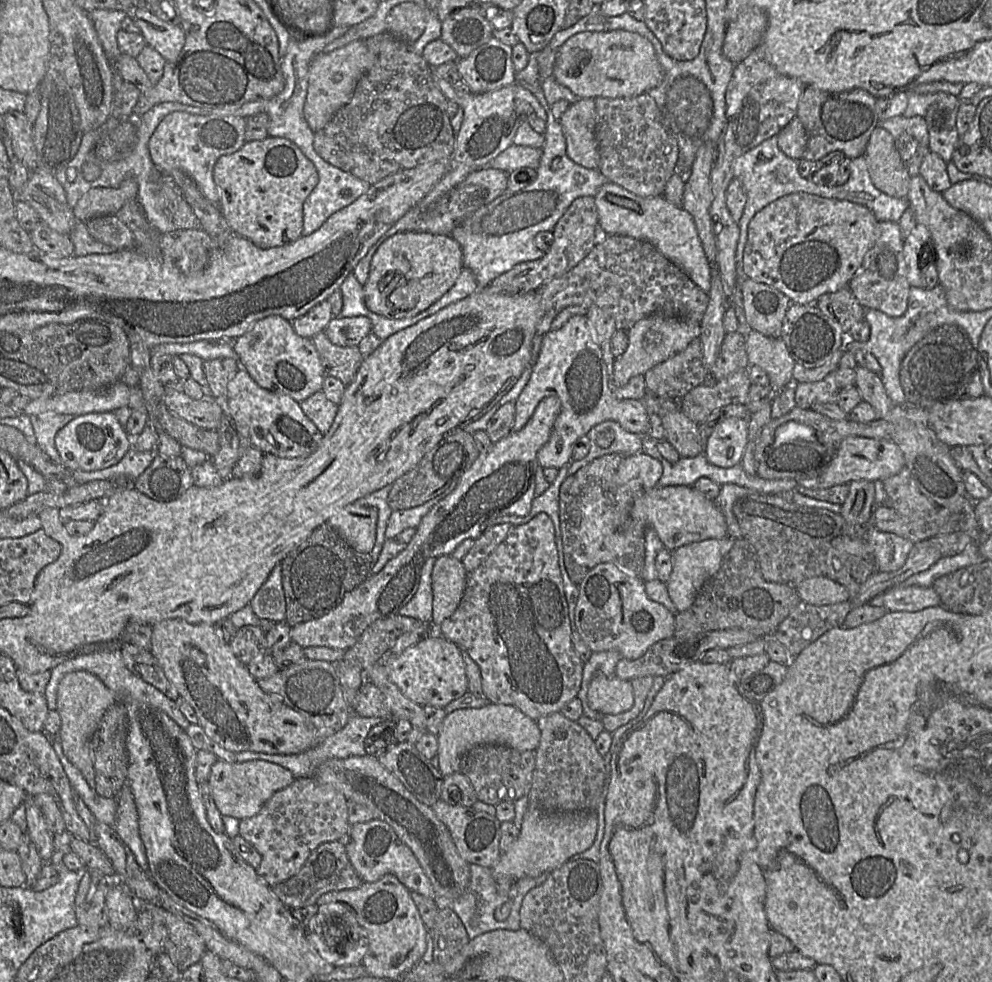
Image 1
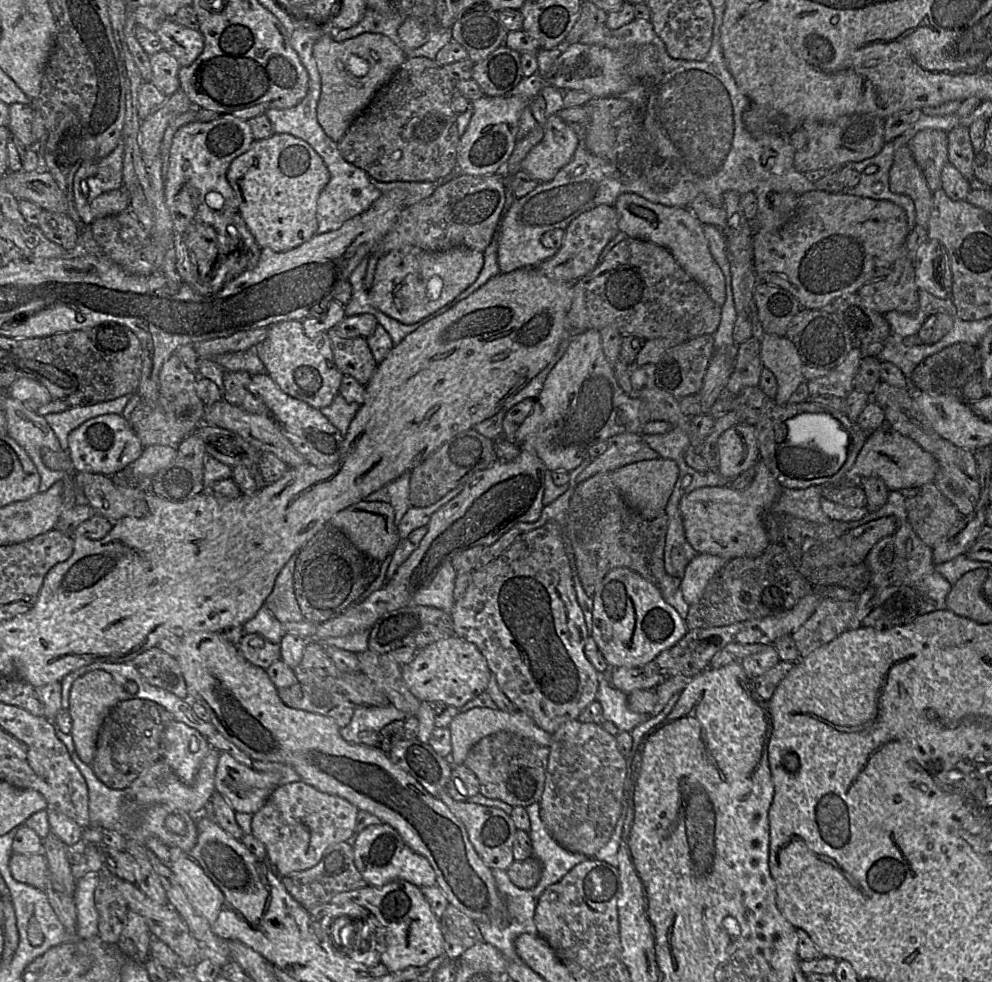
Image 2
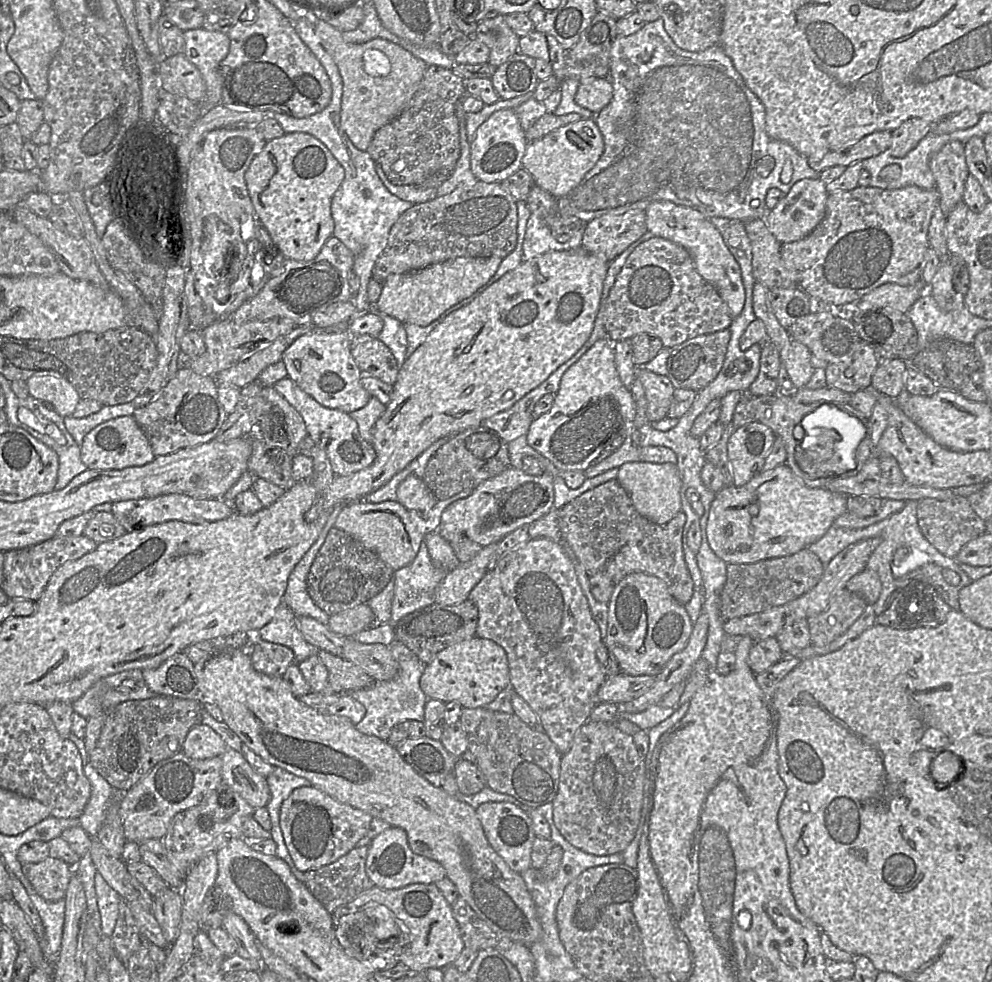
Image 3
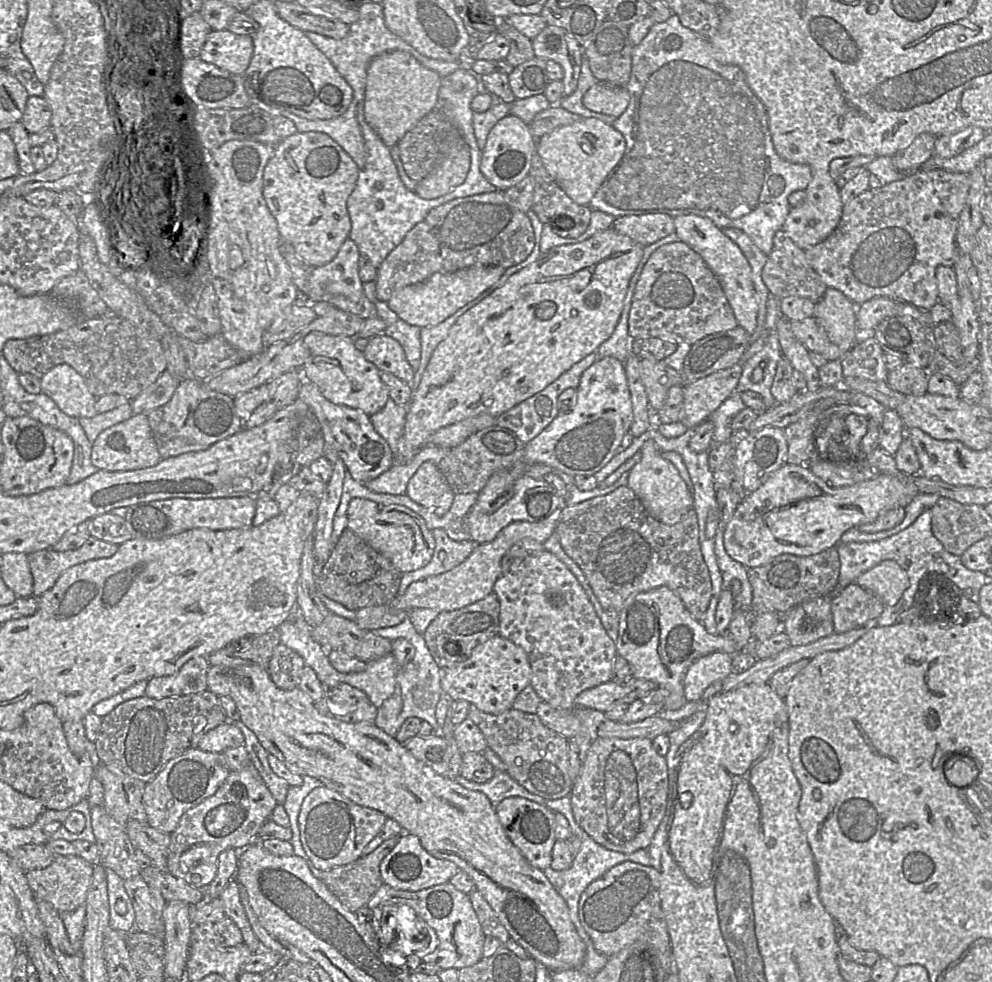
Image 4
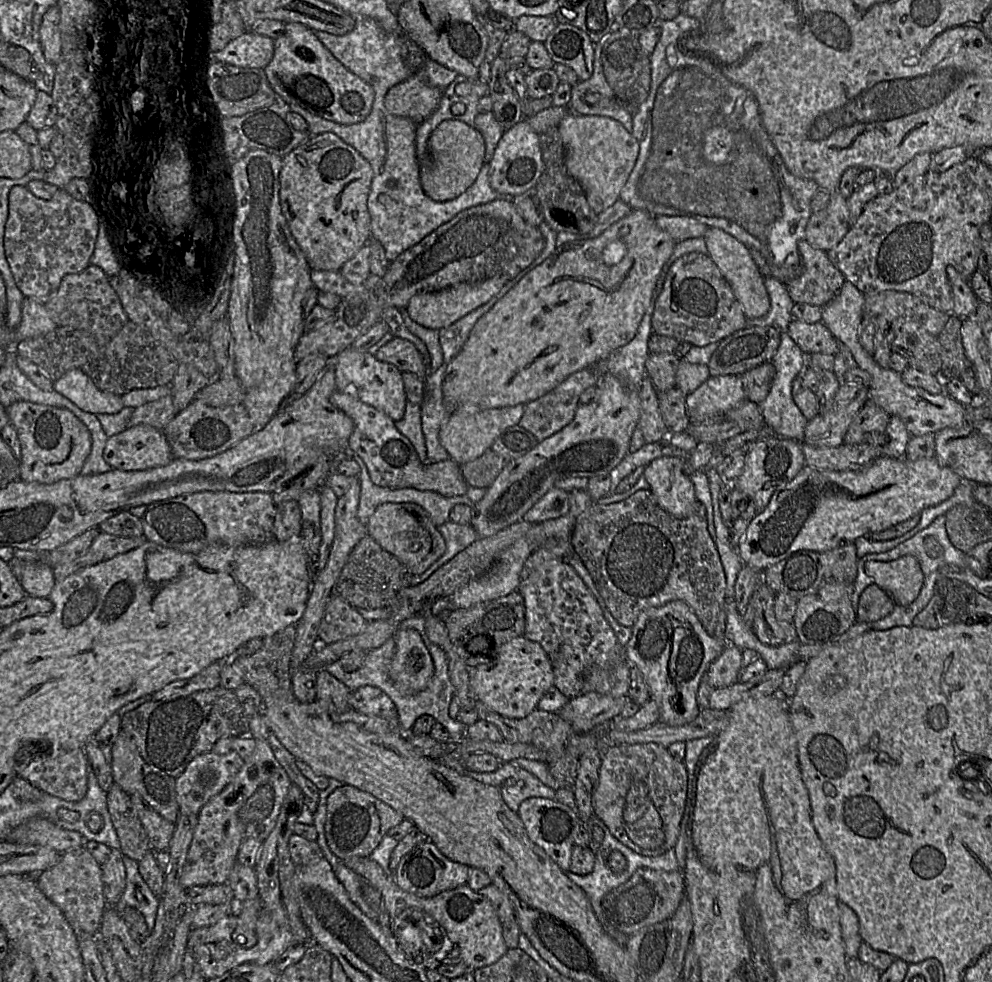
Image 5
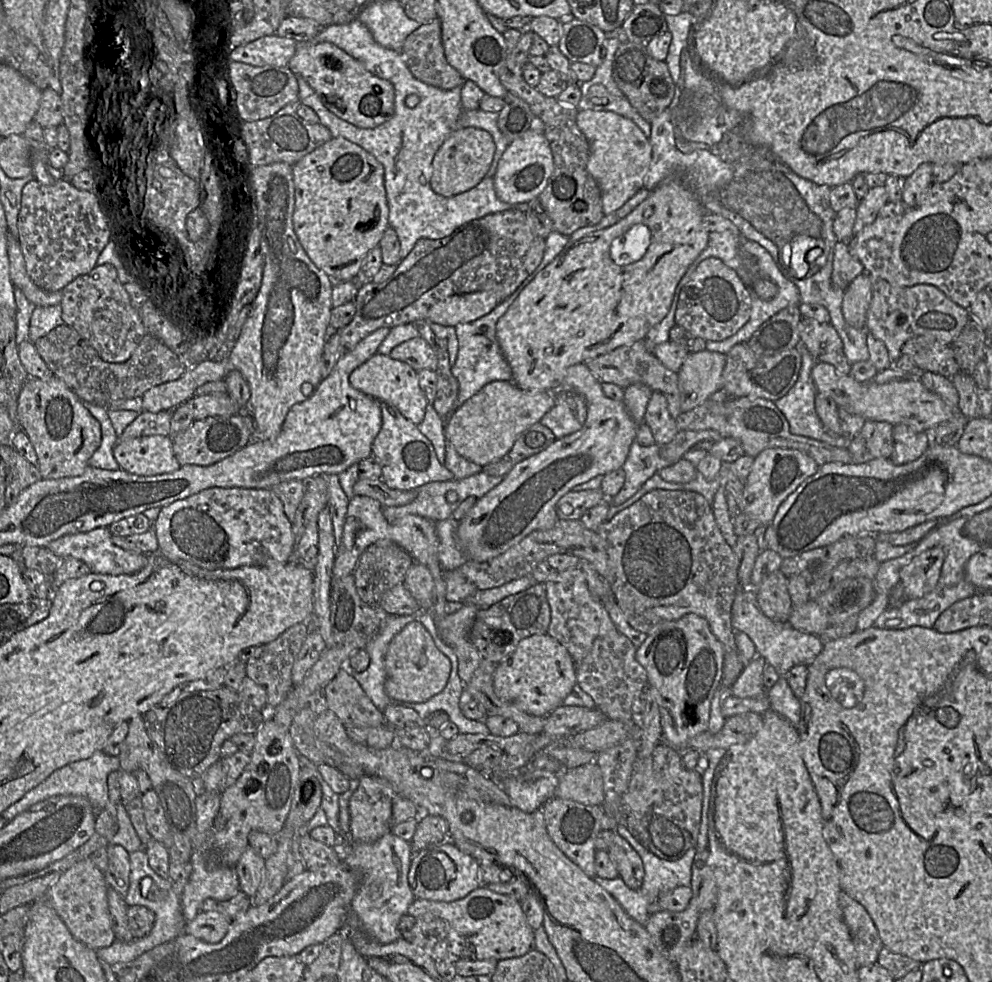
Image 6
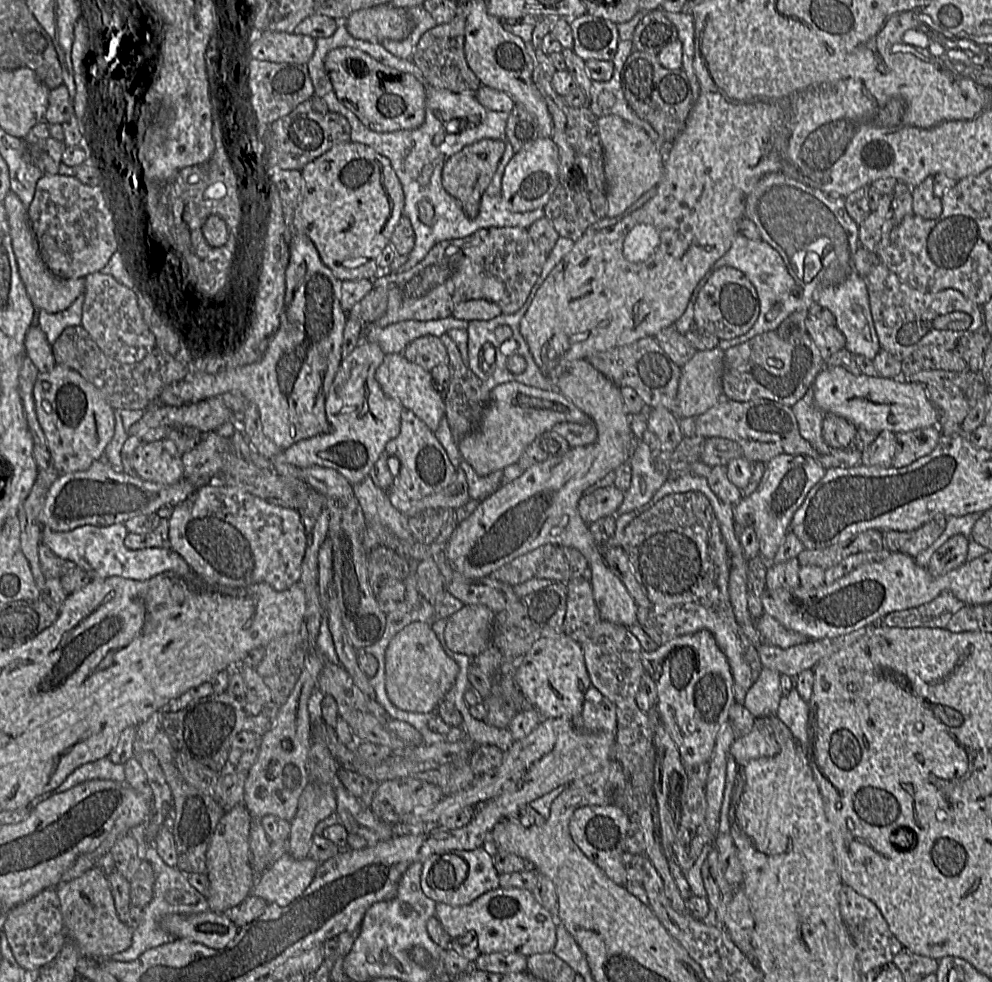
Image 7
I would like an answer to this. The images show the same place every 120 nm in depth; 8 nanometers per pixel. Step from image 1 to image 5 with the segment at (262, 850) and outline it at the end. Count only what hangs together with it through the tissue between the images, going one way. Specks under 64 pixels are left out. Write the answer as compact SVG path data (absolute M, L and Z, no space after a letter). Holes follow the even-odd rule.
M343 785L327 797L323 832L329 849L340 860L369 857L387 832L404 819L401 813L372 794Z

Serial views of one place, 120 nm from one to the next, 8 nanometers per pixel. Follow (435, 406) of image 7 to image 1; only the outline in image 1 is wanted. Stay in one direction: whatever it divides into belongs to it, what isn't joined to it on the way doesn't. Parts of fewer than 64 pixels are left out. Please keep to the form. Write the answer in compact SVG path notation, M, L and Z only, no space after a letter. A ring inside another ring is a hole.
M279 315L267 316L257 321L249 331L234 339L232 346L241 368L245 369L259 386L272 392L288 395L298 402L321 391L324 378L329 376L326 375L312 339L299 336L294 331L292 322Z

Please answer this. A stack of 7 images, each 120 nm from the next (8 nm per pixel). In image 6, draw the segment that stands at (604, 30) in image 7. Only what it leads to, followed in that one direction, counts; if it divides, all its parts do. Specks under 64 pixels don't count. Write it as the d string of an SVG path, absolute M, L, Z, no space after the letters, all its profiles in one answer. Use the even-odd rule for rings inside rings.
M576 18L562 23L557 48L572 63L598 67L606 56L606 33L599 27Z

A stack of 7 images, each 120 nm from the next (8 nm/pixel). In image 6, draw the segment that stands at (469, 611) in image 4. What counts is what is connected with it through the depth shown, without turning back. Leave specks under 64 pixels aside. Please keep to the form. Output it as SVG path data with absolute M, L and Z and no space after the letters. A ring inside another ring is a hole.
M538 583L517 594L478 610L468 640L484 660L499 663L509 657L519 642L529 636L547 634L551 610L544 583Z

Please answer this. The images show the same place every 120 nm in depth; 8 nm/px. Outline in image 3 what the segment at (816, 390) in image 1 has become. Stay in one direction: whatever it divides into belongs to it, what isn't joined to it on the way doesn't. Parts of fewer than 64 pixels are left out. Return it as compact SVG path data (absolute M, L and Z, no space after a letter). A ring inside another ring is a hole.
M861 341L857 348L843 362L827 365L826 386L854 394L871 387L872 376L879 363L874 348Z

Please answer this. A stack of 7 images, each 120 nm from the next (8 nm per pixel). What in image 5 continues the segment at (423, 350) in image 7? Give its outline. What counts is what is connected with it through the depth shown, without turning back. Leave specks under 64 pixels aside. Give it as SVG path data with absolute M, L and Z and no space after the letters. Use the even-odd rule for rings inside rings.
M394 337L381 346L374 356L396 366L401 372L411 372L425 381L426 366L415 345L403 338Z

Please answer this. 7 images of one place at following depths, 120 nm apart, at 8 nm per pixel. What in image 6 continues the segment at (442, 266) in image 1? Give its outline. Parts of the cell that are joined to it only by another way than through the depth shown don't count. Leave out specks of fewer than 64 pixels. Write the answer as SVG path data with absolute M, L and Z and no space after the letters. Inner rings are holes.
M492 291L453 295L433 305L428 311L427 321L455 327L487 315L498 303L499 298Z

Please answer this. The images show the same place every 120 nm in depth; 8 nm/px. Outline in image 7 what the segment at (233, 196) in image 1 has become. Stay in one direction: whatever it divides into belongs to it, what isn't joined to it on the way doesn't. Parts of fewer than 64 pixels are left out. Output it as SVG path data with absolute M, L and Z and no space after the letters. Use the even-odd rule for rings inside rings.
M347 142L307 163L301 175L302 187L294 212L296 231L313 242L322 262L339 280L378 277L378 258L390 245L405 201L389 159L364 144Z

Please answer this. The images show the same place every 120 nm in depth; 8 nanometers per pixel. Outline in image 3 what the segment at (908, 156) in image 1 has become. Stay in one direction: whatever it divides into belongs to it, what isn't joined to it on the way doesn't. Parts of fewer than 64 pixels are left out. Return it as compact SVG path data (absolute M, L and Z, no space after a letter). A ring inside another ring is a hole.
M954 140L945 144L930 158L929 167L940 196L939 206L947 217L955 206L962 203L969 176L963 143Z

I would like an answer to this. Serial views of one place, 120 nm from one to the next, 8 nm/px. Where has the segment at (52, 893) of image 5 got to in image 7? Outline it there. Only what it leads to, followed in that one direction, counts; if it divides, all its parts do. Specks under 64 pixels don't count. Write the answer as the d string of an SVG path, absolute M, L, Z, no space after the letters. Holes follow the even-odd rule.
M93 867L82 875L55 888L59 897L62 919L68 938L77 944L84 955L95 959L105 959L130 947L133 929L119 919L108 879L100 871Z

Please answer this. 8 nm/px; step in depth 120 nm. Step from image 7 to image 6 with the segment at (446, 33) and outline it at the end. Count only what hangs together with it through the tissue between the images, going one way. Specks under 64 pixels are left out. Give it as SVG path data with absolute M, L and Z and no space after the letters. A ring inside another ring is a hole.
M438 18L410 33L401 52L409 70L419 80L444 90L461 87L465 82L445 58Z

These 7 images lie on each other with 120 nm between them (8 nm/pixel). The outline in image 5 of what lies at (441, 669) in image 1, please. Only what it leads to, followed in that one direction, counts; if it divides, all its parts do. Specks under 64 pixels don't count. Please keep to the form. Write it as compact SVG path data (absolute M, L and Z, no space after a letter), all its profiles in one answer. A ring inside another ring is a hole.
M524 636L495 647L492 660L470 668L470 689L475 699L509 718L524 718L537 709L539 700L553 687L551 662L540 644Z

